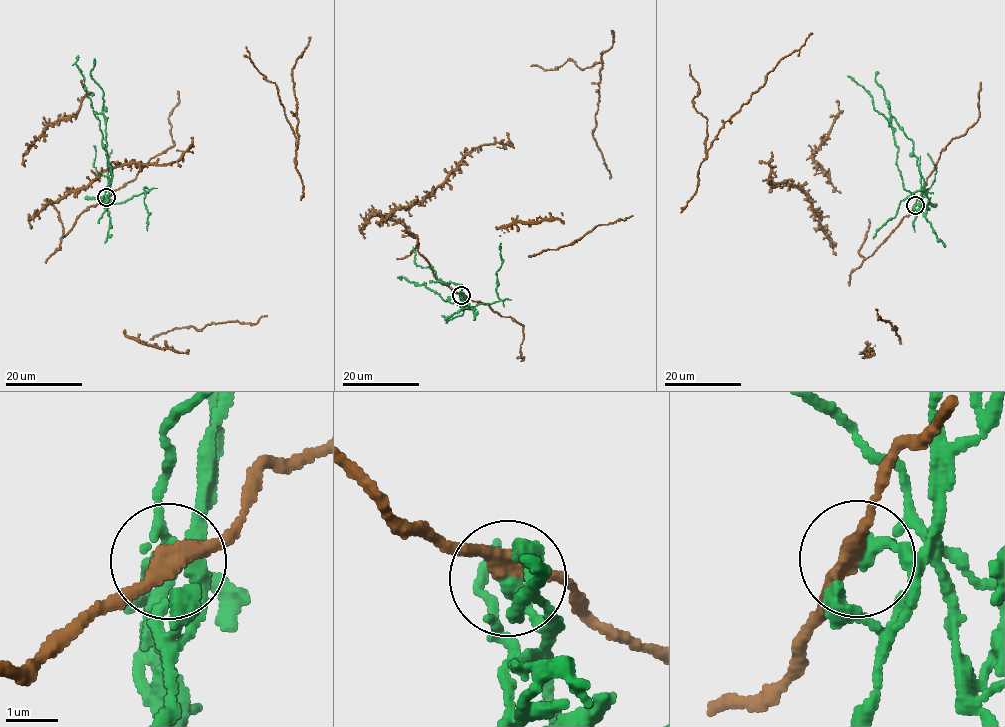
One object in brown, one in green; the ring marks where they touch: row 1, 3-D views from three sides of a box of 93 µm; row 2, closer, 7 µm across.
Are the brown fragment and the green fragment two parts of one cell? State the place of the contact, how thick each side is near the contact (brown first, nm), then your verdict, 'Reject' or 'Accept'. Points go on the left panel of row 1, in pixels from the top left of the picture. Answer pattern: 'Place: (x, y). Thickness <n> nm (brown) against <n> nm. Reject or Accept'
Place: (106, 197). Thickness 320 nm (brown) against 320 nm. Reject

